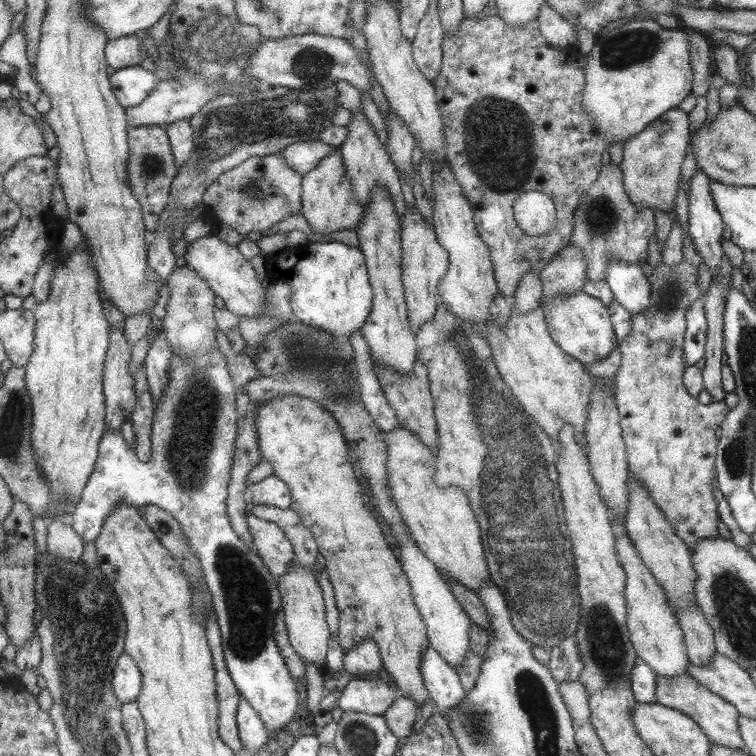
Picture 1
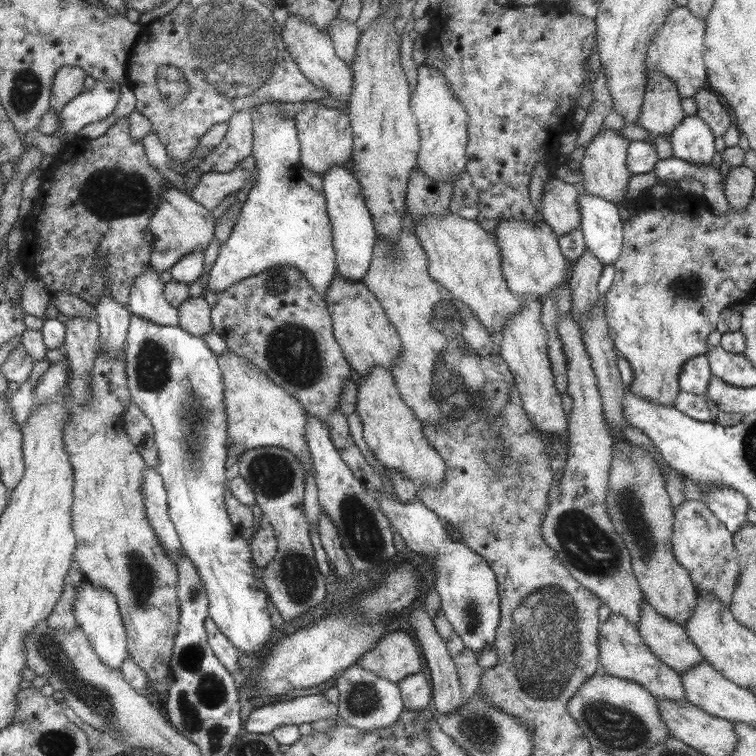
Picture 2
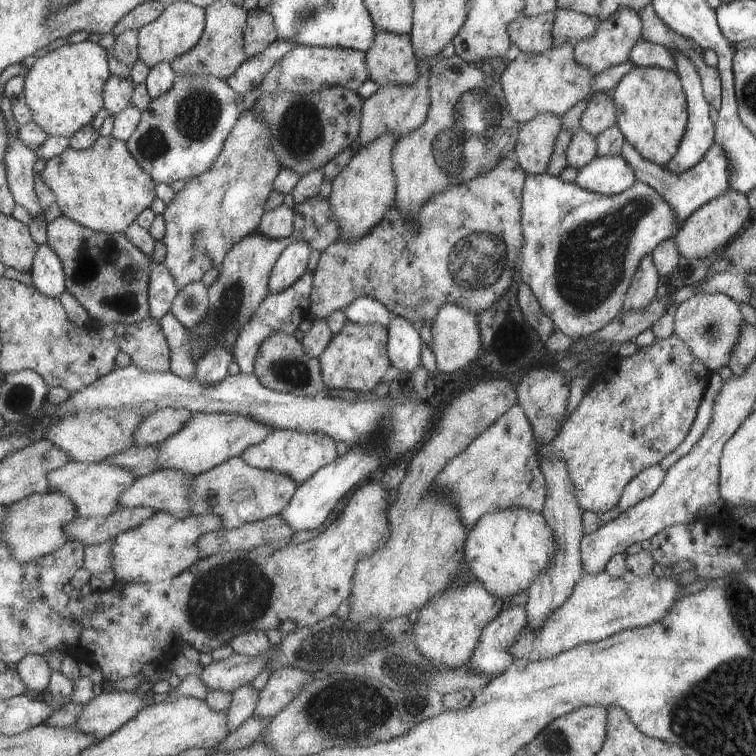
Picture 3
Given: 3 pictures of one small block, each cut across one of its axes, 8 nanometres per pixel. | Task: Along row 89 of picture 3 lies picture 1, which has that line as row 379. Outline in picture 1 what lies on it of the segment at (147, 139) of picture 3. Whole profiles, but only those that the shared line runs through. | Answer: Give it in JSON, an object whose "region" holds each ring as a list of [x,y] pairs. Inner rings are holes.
{"region":[[[217,348],[212,349],[207,355],[203,357],[187,361],[186,358],[179,356],[172,356],[169,362],[169,372],[167,372],[167,384],[163,384],[161,388],[161,396],[159,402],[153,406],[153,420],[151,420],[151,432],[149,432],[151,439],[151,456],[147,462],[139,462],[133,450],[126,445],[122,434],[116,430],[106,430],[98,442],[98,454],[96,463],[94,464],[94,472],[87,480],[86,487],[82,489],[81,499],[74,504],[73,512],[71,512],[71,528],[73,531],[83,539],[83,544],[94,541],[98,538],[99,532],[102,530],[102,524],[106,522],[107,516],[111,510],[117,506],[117,502],[127,502],[133,505],[135,509],[141,508],[145,505],[153,505],[161,508],[169,513],[179,523],[179,528],[183,531],[187,546],[193,549],[197,560],[199,560],[200,569],[203,574],[203,582],[206,584],[207,591],[211,593],[211,608],[212,613],[216,616],[216,623],[220,630],[220,643],[225,660],[225,666],[230,679],[233,681],[234,688],[237,689],[238,696],[244,699],[255,710],[255,713],[262,720],[268,735],[276,733],[277,730],[283,729],[289,720],[293,718],[295,710],[297,710],[297,690],[295,690],[295,683],[293,677],[289,676],[287,672],[286,661],[282,656],[281,650],[274,640],[274,622],[275,615],[278,614],[282,608],[282,595],[278,591],[277,578],[274,577],[266,565],[262,564],[251,550],[247,550],[247,560],[245,560],[245,542],[241,542],[241,538],[234,531],[233,526],[230,524],[229,514],[226,512],[226,500],[229,498],[229,483],[230,483],[230,470],[234,462],[234,444],[237,438],[237,412],[235,412],[235,386],[234,378],[231,377],[230,369],[227,368],[225,356],[221,355]]]}

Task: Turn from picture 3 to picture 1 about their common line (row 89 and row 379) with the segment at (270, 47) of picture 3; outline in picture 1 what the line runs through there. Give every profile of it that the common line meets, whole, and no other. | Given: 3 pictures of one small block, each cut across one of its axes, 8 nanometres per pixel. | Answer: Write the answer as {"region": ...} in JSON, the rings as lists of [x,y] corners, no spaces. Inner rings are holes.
{"region":[[[215,328],[216,348],[218,352],[225,356],[227,368],[230,369],[231,377],[234,378],[235,388],[246,388],[246,384],[258,377],[258,369],[255,368],[255,363],[251,358],[243,355],[242,353],[235,353],[230,348],[226,335]]]}

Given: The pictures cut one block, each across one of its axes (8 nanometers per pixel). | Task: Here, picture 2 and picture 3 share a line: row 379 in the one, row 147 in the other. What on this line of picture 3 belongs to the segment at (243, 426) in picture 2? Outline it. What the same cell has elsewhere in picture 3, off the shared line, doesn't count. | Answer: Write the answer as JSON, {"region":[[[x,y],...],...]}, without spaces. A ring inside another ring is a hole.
{"region":[[[252,109],[244,110],[231,127],[218,158],[205,172],[187,179],[183,188],[176,192],[173,200],[169,200],[162,213],[165,221],[161,240],[165,245],[165,258],[162,265],[169,271],[178,289],[185,287],[186,284],[200,281],[210,268],[219,268],[227,252],[238,240],[256,232],[264,213],[263,204],[269,193],[273,191],[273,180],[281,169],[282,166],[275,152],[271,150],[271,132],[267,124]]]}

